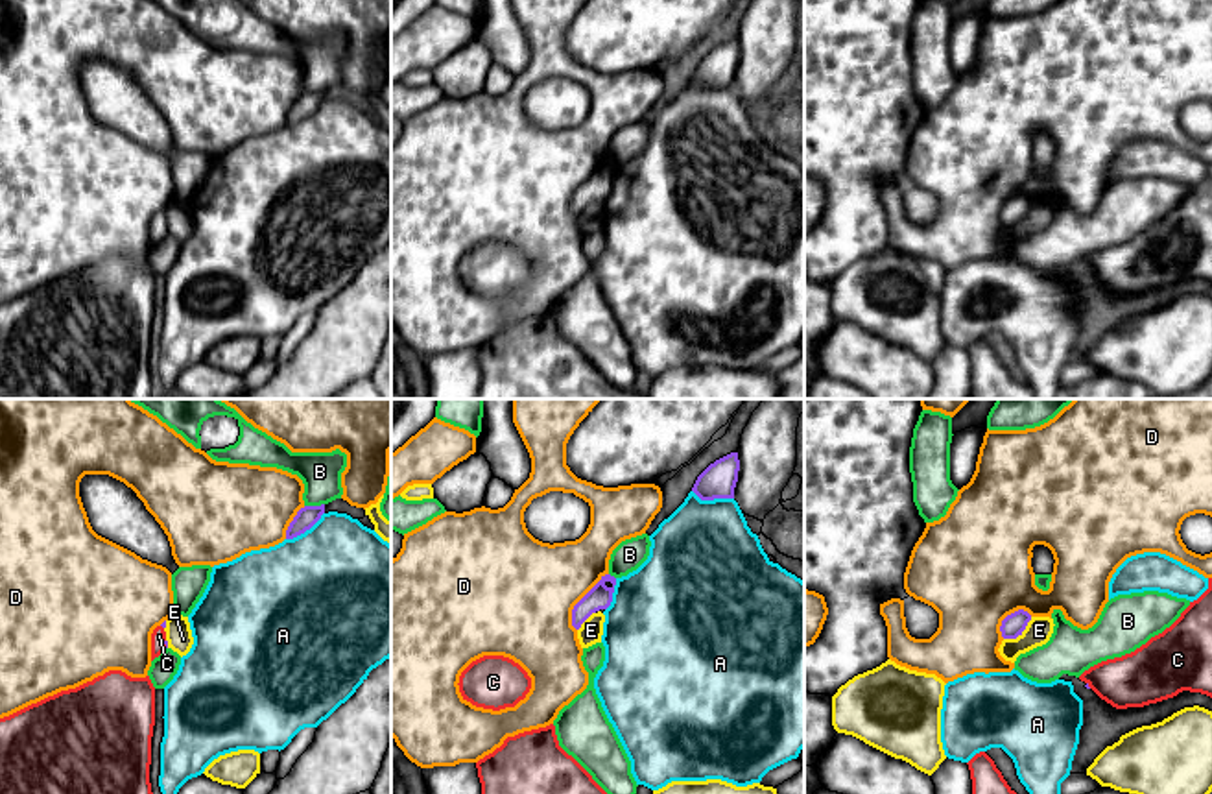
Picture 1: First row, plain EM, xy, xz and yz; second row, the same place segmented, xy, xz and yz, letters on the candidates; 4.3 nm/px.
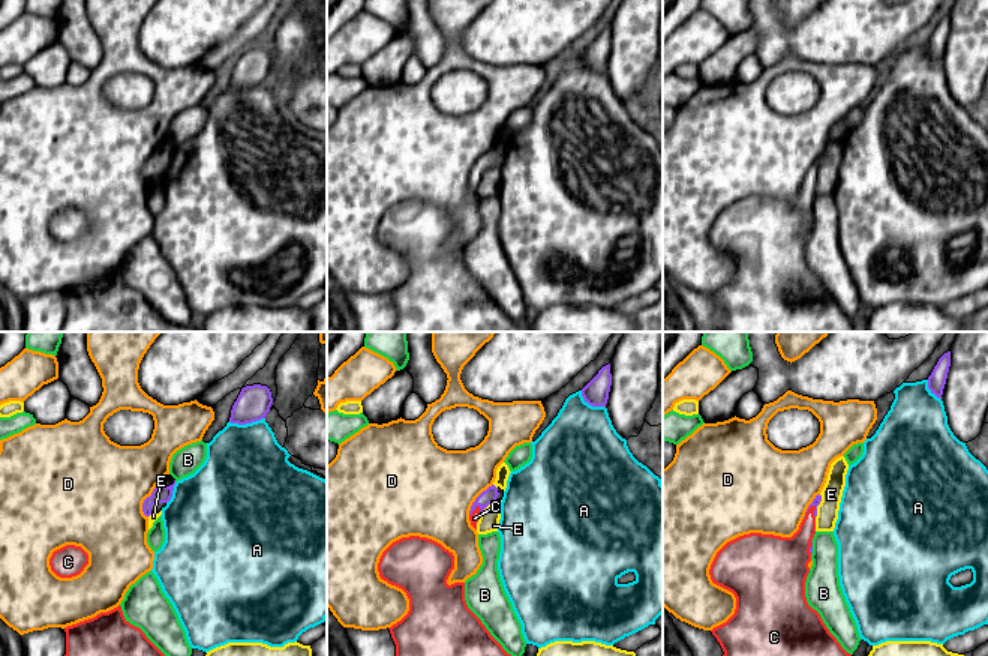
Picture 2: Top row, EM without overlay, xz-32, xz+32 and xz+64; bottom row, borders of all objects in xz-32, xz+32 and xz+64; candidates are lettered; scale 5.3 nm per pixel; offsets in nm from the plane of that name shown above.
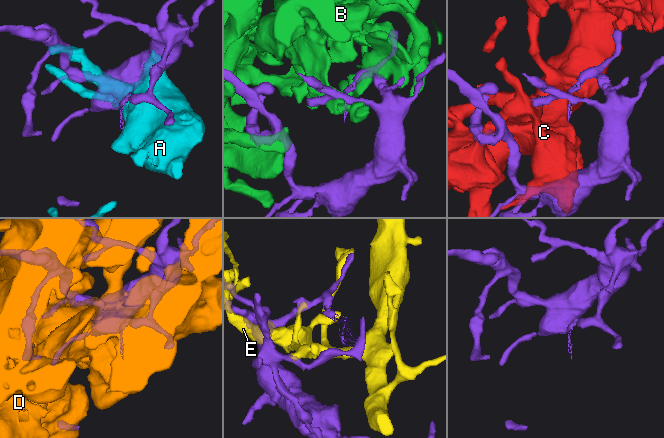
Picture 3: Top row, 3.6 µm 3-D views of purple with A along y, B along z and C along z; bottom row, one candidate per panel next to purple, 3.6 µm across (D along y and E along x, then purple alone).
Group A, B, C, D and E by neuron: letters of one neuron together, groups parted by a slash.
A / B / C / D / E

